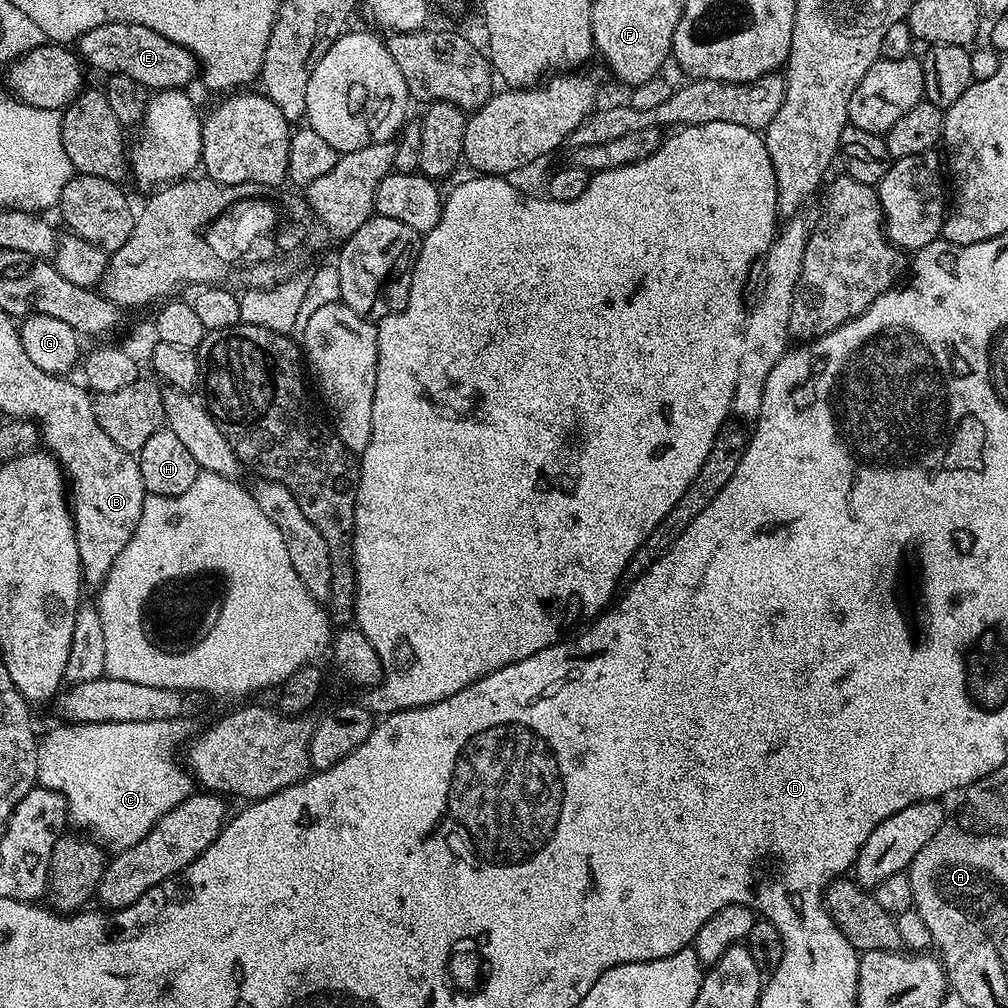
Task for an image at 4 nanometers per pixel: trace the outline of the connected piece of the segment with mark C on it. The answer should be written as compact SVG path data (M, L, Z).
M163 720L162 722L110 722L109 724L74 724L71 726L60 726L56 728L48 737L39 741L40 749L38 750L38 774L36 775L39 787L49 788L55 792L61 792L64 800L68 803L68 819L74 825L77 824L81 833L87 834L101 846L107 846L113 853L121 852L124 848L134 846L150 834L150 830L161 820L162 817L174 806L178 806L186 797L193 795L194 780L183 767L172 761L171 752L180 744L180 739L184 736L184 720Z

